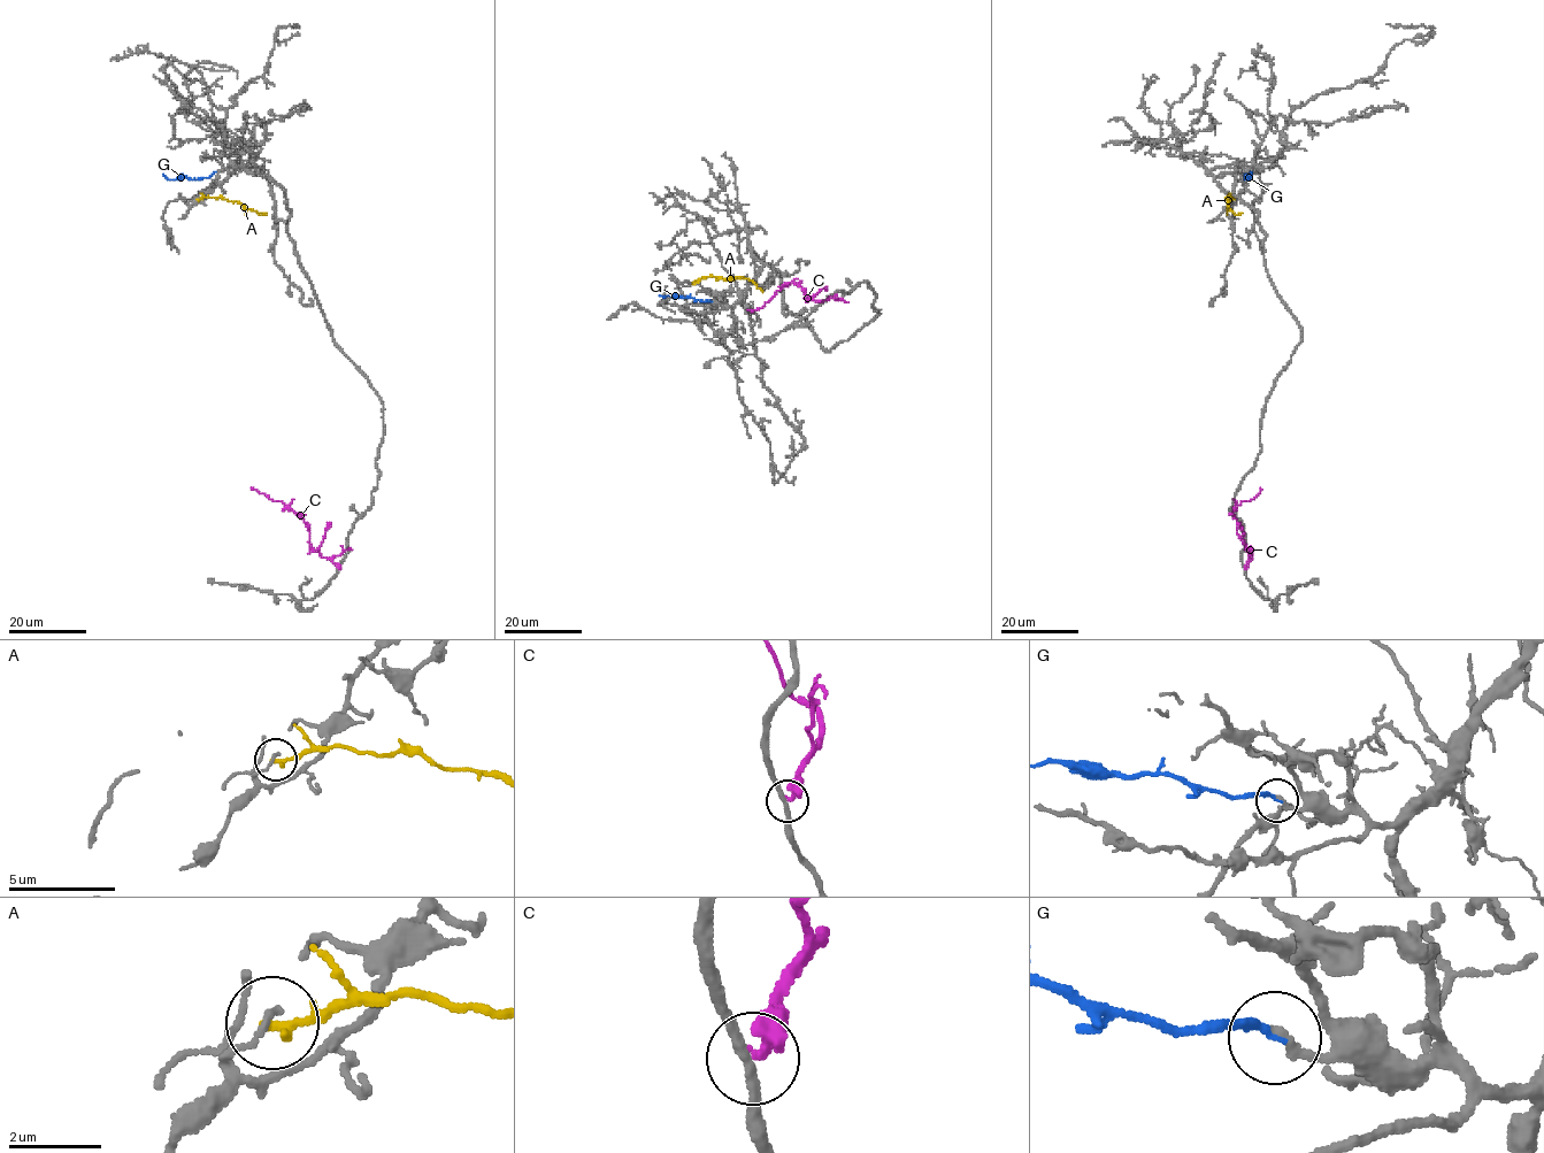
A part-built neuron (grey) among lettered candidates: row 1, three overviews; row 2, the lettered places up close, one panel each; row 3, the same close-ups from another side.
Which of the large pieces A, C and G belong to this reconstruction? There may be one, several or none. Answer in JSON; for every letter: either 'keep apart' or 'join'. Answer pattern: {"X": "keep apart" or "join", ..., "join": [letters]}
{"A": "keep apart", "C": "keep apart", "G": "join", "join": ["G"]}

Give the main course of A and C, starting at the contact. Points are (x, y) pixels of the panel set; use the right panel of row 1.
A: (1234, 199), (1226, 198), (1229, 200), (1228, 209), (1238, 215), (1243, 212)
C: (1244, 568), (1251, 559), (1250, 551), (1233, 509), (1258, 493), (1259, 487)

